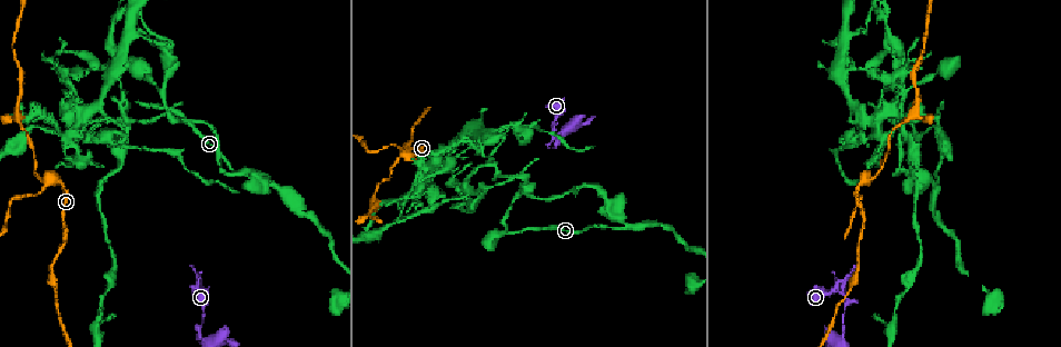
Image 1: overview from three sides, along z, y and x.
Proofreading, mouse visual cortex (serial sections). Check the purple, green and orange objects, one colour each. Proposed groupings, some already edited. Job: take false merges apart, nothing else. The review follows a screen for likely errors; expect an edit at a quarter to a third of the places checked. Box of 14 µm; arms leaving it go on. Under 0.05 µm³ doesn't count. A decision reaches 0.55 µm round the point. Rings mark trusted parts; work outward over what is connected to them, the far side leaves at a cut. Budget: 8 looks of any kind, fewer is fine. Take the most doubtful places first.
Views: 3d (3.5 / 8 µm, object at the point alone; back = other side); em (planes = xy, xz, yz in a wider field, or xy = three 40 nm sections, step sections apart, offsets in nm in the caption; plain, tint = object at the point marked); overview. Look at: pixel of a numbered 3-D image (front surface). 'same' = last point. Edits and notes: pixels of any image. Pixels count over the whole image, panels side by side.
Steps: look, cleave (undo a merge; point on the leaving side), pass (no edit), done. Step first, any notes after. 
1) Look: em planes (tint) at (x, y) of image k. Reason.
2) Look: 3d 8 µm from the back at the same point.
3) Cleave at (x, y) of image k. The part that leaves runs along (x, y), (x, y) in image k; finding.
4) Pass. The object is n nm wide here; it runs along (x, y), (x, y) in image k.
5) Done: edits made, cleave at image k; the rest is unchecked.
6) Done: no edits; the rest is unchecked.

Look: 3d 8 µm at (841, 293) of image 1. Sharp bend.

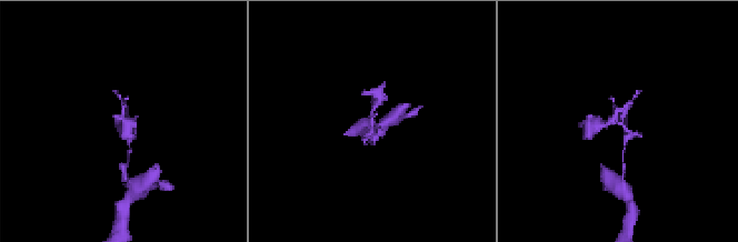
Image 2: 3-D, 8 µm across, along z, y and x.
Look: 3d 3.5 µm at (372, 125) of image 2. Zoom in.

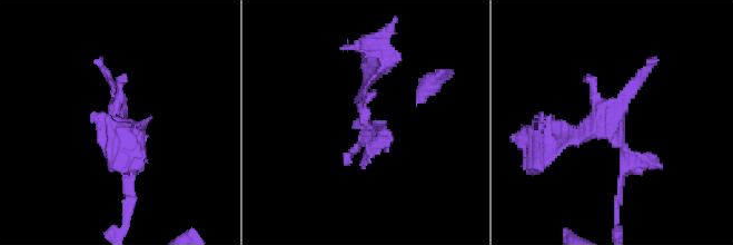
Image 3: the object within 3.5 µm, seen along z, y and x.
Look: em xy step 5 (tint) at (366, 117) of image 3. Shape alone is not enough.

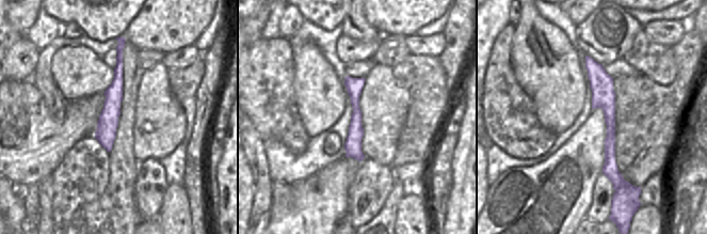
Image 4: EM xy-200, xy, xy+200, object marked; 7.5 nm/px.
Pass. It runs along (551, 141), (602, 124), (627, 162), (618, 199) in image 3; all the same cell.

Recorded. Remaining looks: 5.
Look: 3d 3.5 µm at (627, 227) of image 1. Branch point.

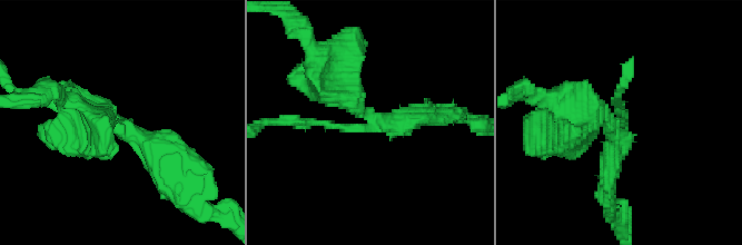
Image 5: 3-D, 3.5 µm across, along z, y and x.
Look: em xy step 1 (tint) at (118, 117) of image 5.

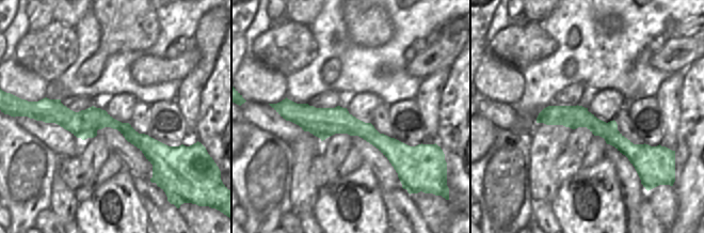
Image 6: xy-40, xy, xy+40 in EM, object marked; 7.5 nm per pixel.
Cleave at (350, 91) of image 5. A second cell is stuck on.

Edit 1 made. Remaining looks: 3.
Look: overview. See it whole again.

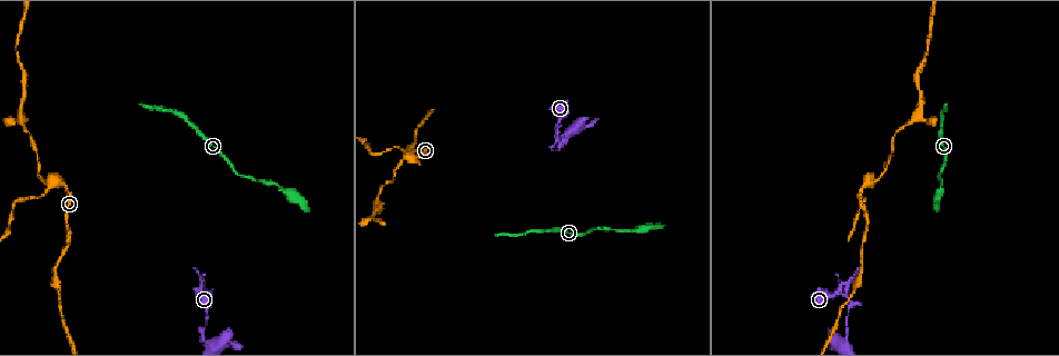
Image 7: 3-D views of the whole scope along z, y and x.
Look: 3d 3.5 µm at (407, 156) of image 7. Calibre changes.

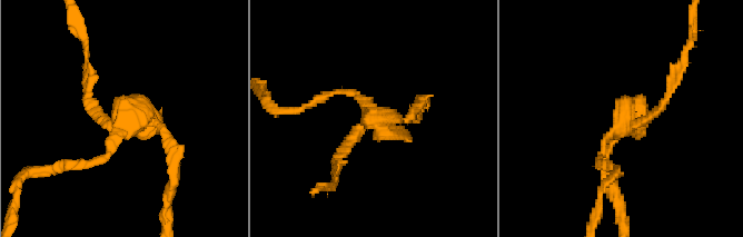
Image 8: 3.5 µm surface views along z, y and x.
Look: em xy step 1 (tint) at (623, 124) of image 8. 3 arms meet here; the arms are 100, 150, 150 nm wide.

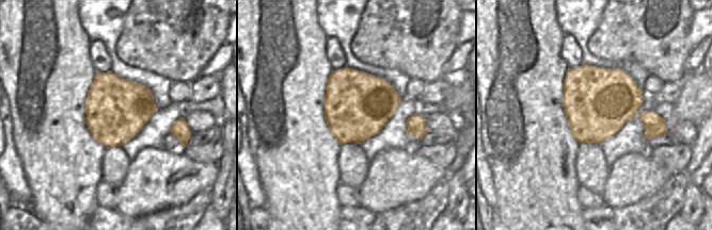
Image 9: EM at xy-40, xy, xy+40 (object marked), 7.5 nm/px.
Cleave at (111, 147) of image 8. Two cells meet here.

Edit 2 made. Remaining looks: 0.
Done: edits made, cleave at image 5, cleave at image 8; the rest is unchecked.

